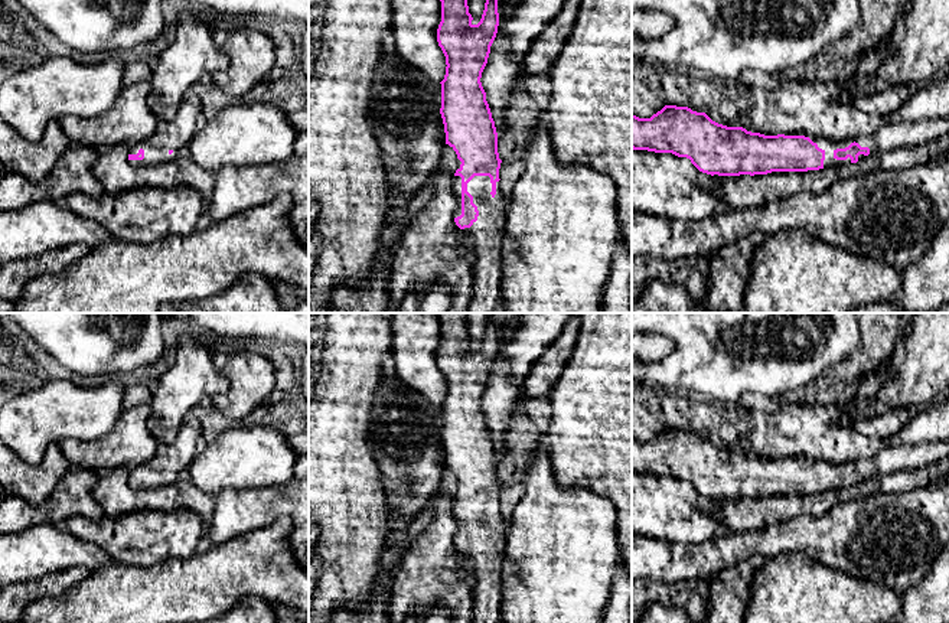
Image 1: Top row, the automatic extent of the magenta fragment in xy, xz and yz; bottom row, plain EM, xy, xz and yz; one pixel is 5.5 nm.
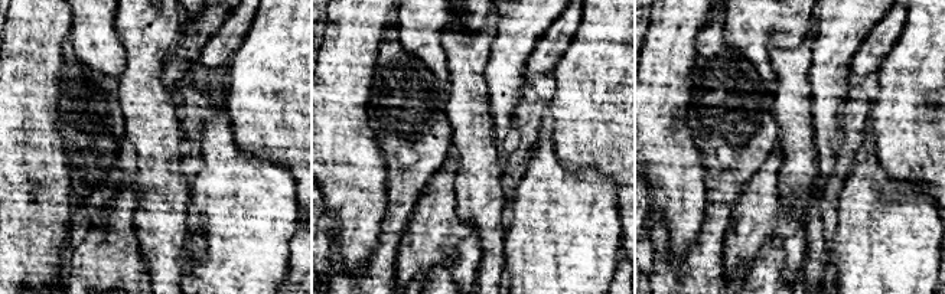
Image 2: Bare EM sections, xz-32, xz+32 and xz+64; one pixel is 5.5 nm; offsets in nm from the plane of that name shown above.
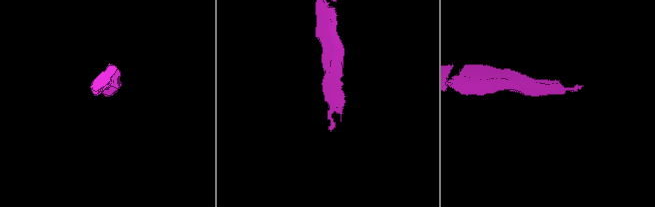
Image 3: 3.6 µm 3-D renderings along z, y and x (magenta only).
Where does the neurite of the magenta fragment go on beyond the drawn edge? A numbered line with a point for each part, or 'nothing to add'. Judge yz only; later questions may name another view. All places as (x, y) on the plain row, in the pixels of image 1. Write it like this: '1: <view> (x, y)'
1: yz (892, 459)

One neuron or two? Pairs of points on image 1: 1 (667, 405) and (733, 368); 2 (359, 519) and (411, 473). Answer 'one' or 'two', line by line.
1: two
2: two

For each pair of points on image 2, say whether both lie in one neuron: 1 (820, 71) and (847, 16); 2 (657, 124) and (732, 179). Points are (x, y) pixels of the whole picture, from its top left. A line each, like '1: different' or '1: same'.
1: same
2: different

